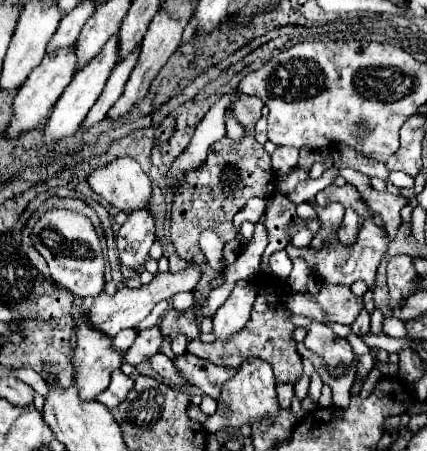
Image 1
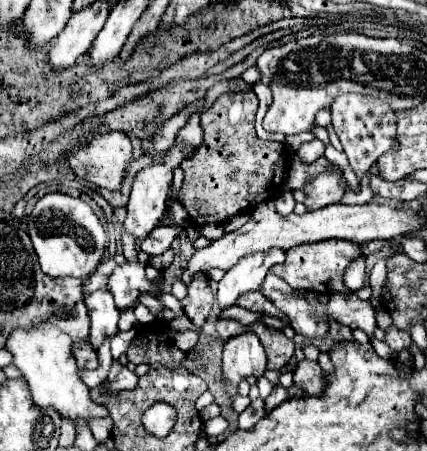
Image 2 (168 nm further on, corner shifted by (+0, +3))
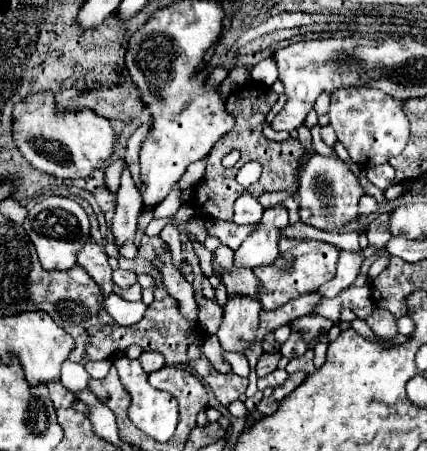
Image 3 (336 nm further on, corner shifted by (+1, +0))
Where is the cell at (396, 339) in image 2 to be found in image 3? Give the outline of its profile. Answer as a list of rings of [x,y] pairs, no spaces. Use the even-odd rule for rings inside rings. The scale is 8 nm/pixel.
[[[375,308],[375,312],[365,320],[369,324],[369,328],[381,336],[381,338],[395,338],[399,332],[397,332],[397,320],[391,316],[391,312],[387,312],[385,308]]]

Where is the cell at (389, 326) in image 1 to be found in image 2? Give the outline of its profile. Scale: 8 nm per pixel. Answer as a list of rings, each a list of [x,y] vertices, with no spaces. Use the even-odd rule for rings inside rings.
[[[356,293],[330,295],[326,313],[330,319],[340,321],[352,329],[362,329],[370,339],[376,329],[376,313],[374,313],[370,301],[358,299]]]

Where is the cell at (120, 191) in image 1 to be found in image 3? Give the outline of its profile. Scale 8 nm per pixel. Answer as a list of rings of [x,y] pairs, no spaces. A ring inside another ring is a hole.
[[[39,92],[25,98],[13,110],[13,138],[21,154],[37,168],[57,178],[87,178],[93,170],[105,166],[113,152],[117,134],[111,122],[91,110],[61,112],[55,110],[53,94]]]

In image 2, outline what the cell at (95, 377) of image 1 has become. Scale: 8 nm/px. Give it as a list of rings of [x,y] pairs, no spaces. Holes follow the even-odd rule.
[[[94,271],[84,281],[84,303],[90,311],[92,329],[90,329],[90,343],[100,347],[106,337],[114,337],[118,333],[118,309],[114,305],[112,293],[108,291],[108,277]]]

